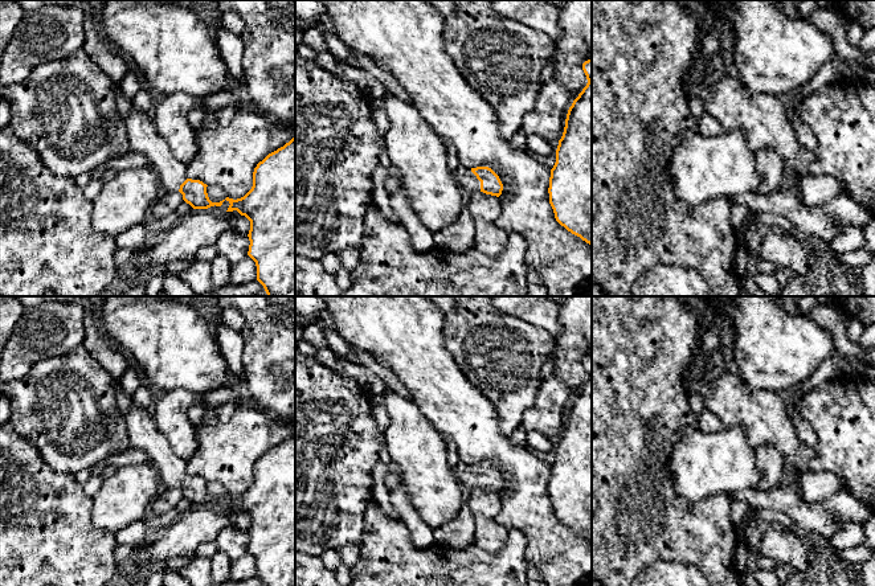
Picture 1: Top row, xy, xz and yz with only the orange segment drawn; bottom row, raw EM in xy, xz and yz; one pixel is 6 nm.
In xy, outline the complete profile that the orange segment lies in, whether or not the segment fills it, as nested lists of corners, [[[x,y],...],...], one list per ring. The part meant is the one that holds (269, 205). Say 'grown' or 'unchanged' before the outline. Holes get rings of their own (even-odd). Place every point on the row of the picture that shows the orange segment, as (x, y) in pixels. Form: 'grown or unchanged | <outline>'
unchanged | [[[295,135],[257,164],[253,187],[244,197],[225,200],[230,204],[226,212],[237,210],[250,221],[248,255],[255,262],[257,280],[263,286],[267,296],[295,296]]]

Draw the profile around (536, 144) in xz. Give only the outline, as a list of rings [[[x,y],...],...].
[[[528,135],[527,136],[527,149],[531,153],[541,155],[541,156],[548,156],[552,153],[551,143],[539,135]]]

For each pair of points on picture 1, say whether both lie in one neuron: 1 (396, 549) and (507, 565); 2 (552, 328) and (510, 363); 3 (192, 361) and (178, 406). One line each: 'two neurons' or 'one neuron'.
1: one neuron
2: two neurons
3: two neurons

